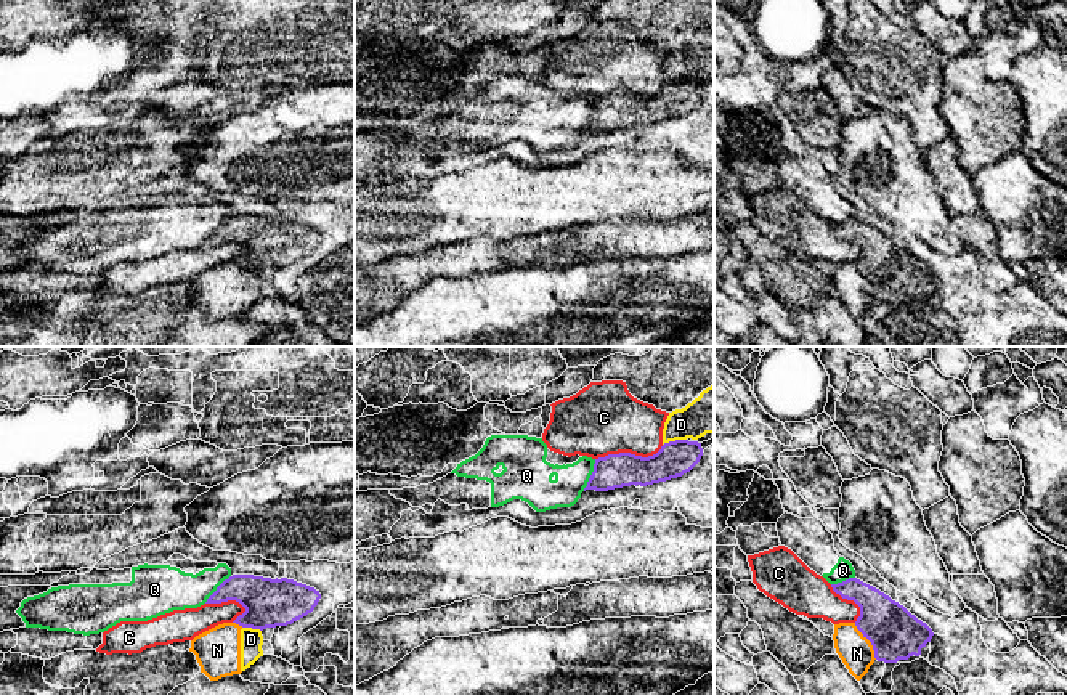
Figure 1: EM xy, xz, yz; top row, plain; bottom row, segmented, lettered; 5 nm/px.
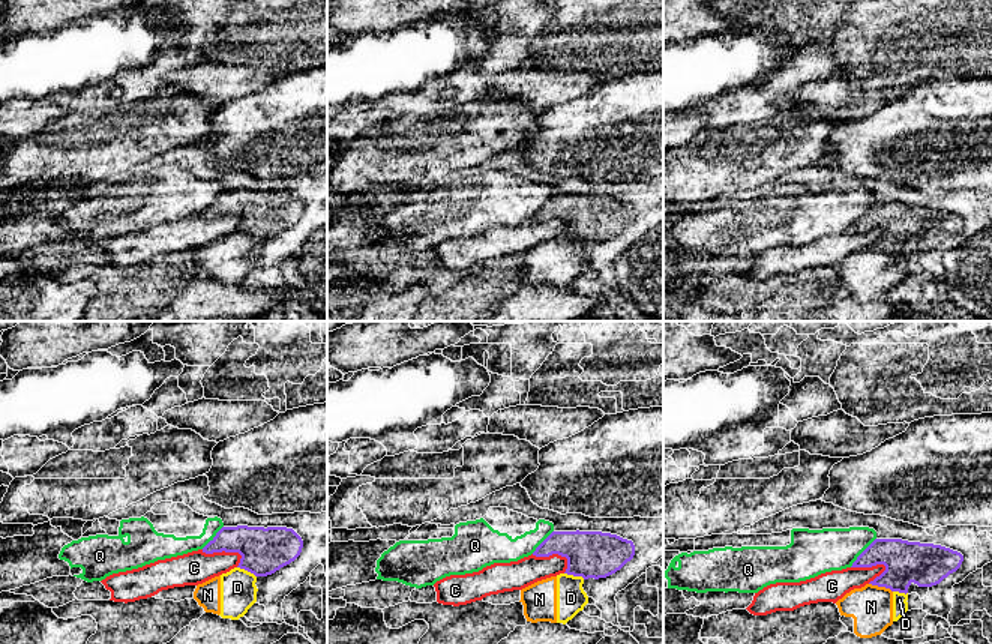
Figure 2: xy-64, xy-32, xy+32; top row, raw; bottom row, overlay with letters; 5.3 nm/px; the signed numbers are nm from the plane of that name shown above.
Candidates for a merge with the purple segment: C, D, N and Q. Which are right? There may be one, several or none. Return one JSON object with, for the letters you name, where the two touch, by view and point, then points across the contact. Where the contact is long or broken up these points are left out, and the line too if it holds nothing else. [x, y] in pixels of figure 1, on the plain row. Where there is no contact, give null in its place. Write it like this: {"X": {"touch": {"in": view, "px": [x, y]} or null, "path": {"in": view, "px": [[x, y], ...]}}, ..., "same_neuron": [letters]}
{"same_neuron": []}

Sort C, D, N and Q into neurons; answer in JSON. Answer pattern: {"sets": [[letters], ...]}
{"sets": [["C"], ["D", "N"], ["Q"]]}

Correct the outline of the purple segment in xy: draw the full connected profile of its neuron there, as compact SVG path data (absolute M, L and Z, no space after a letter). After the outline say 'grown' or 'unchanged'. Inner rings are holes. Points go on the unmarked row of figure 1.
M233 215L217 228L205 244L236 241L245 252L233 263L263 271L287 266L306 257L319 239L319 231L294 220Z; unchanged

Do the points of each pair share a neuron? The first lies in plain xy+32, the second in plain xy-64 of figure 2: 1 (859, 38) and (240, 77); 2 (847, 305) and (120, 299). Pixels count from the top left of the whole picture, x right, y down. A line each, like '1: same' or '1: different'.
1: different
2: different

